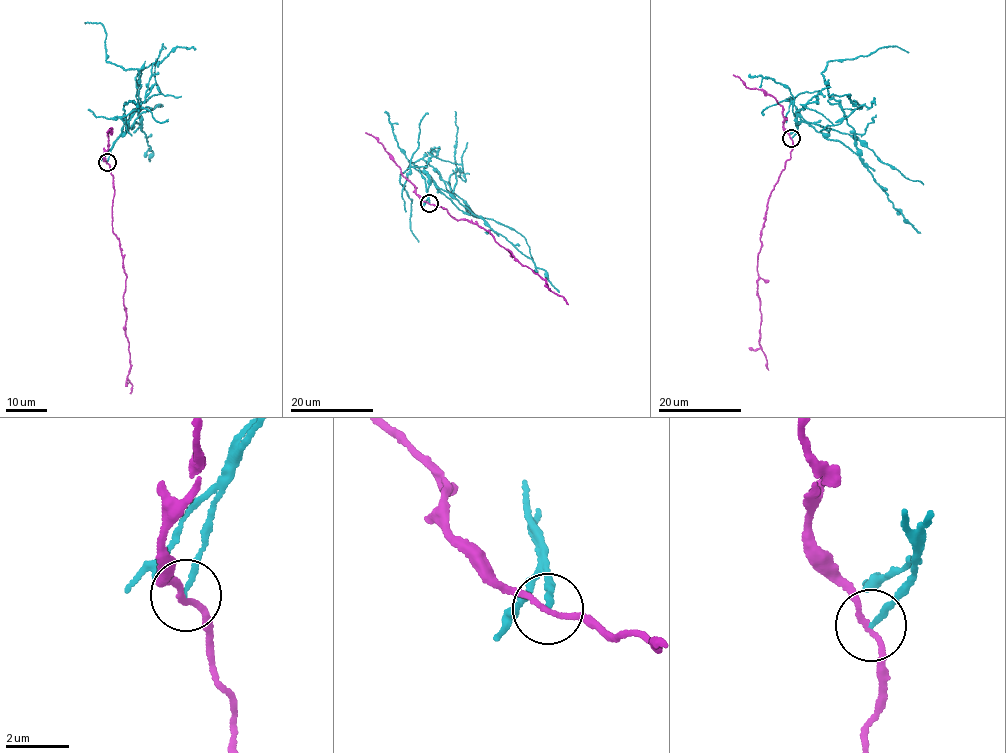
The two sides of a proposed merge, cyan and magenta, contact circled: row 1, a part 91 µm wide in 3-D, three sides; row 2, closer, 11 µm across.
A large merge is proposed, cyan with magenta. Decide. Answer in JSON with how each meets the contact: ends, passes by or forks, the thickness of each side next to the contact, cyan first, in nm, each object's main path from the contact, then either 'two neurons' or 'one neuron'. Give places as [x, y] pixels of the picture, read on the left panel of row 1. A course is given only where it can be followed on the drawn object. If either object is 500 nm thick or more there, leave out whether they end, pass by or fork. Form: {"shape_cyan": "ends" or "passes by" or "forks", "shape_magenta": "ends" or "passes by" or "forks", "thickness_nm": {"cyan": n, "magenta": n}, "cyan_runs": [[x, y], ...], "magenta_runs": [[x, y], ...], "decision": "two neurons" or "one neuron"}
{"shape_cyan": "ends", "shape_magenta": "passes by", "thickness_nm": {"cyan": 160, "magenta": 150}, "cyan_runs": [[107, 162], [113, 143], [126, 127], [139, 123], [139, 70], [108, 61], [103, 25], [85, 23]], "magenta_runs": [[107, 162], [114, 185], [112, 231], [118, 239], [125, 275], [123, 296], [131, 394]], "decision": "two neurons"}

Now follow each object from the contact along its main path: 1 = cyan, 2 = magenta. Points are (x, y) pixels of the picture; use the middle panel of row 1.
1: (429, 204), (431, 181), (479, 217), (420, 159), (400, 179), (411, 199), (410, 229), (419, 242)
2: (429, 204), (444, 207), (458, 221), (465, 219), (487, 231), (495, 242), (509, 250), (568, 304)

